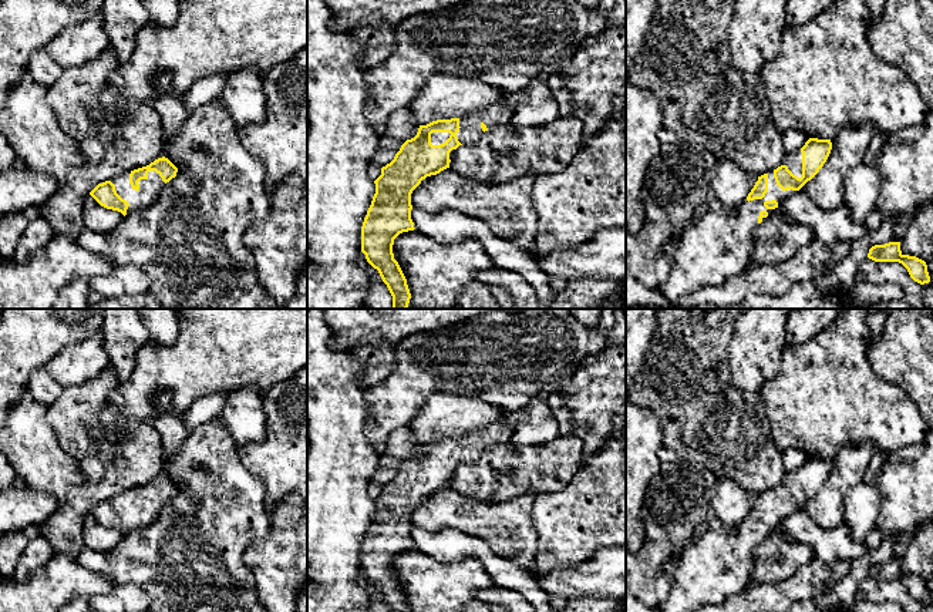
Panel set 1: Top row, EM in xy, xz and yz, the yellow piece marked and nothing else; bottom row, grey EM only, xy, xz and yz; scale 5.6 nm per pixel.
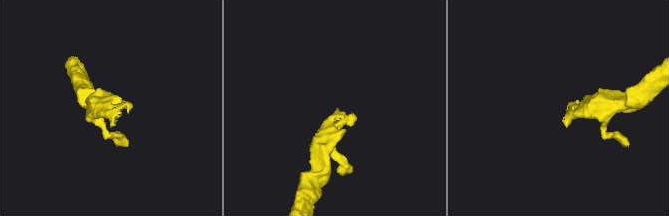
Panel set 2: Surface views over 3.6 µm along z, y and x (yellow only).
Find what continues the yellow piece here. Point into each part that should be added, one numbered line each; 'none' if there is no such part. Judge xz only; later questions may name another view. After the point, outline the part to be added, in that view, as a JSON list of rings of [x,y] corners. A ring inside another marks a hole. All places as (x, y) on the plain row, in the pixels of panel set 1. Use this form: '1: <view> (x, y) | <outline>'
1: xz (437, 457) | [[[432,451],[431,453],[431,463],[439,464],[444,463],[449,457],[449,451]]]

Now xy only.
1: xy (150, 507) | [[[131,490],[110,498],[115,504],[117,512],[129,522],[127,534],[129,534],[135,528],[142,528],[154,522],[158,518],[159,511],[165,505],[165,501],[159,495],[159,492],[149,490],[148,497],[141,498],[138,501],[139,508],[135,510],[129,502],[129,492]]]

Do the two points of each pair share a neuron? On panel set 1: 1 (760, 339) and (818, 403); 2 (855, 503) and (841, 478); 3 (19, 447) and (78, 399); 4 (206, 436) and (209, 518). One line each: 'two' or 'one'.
1: two
2: two
3: two
4: one

